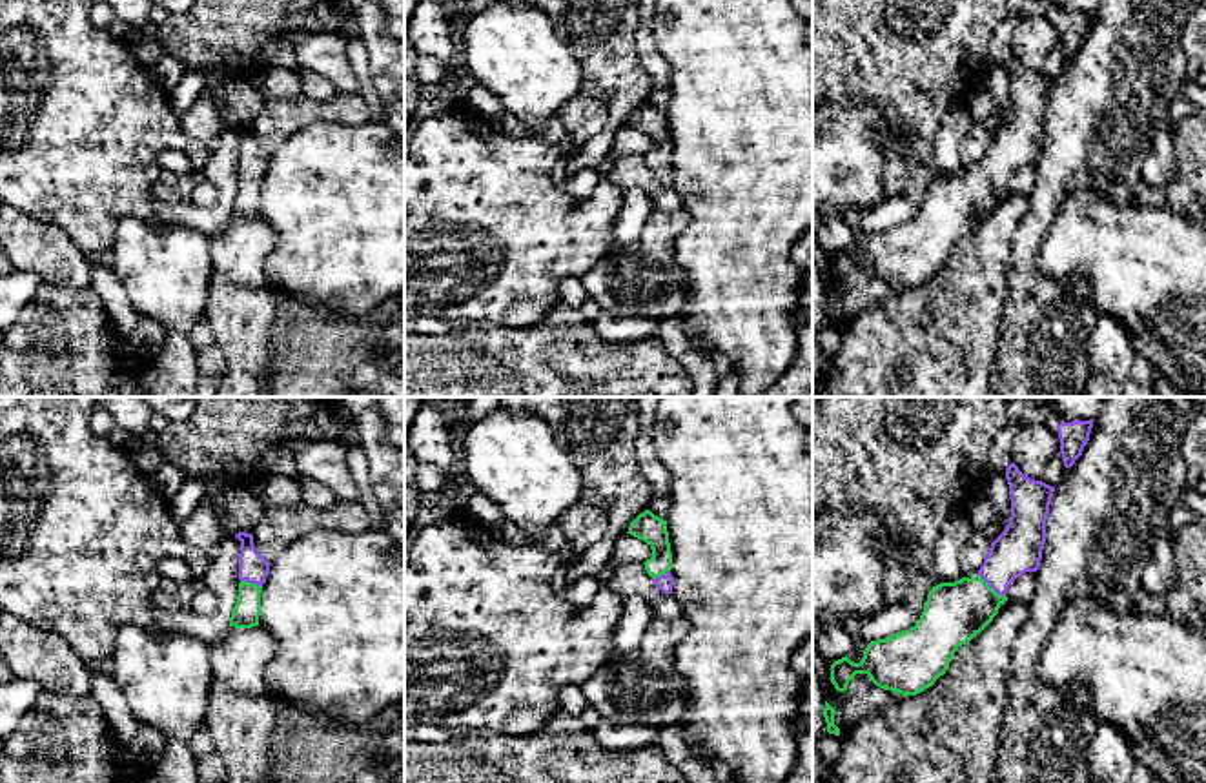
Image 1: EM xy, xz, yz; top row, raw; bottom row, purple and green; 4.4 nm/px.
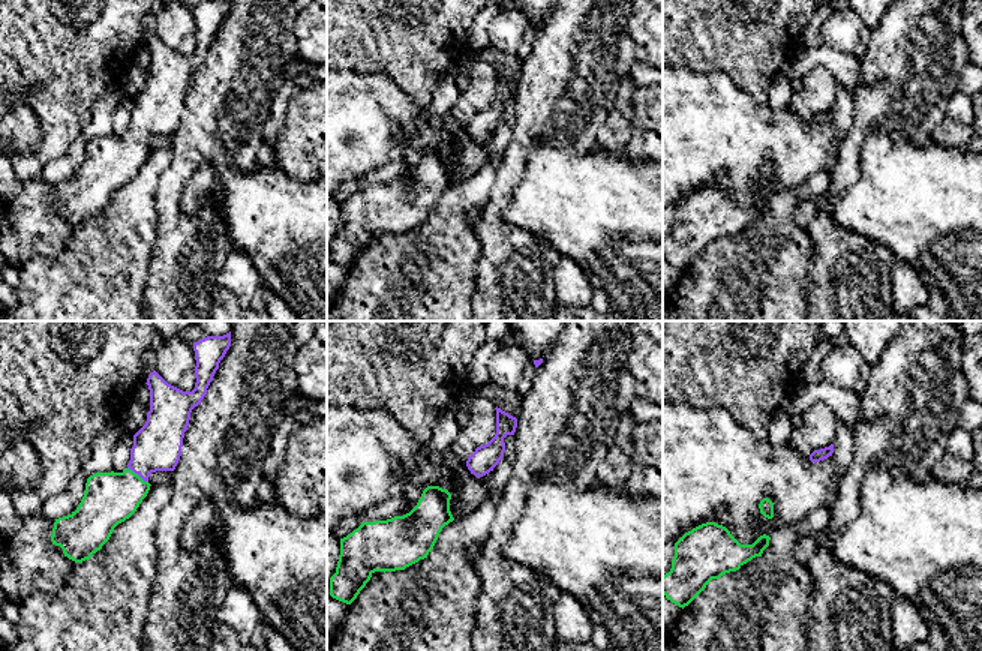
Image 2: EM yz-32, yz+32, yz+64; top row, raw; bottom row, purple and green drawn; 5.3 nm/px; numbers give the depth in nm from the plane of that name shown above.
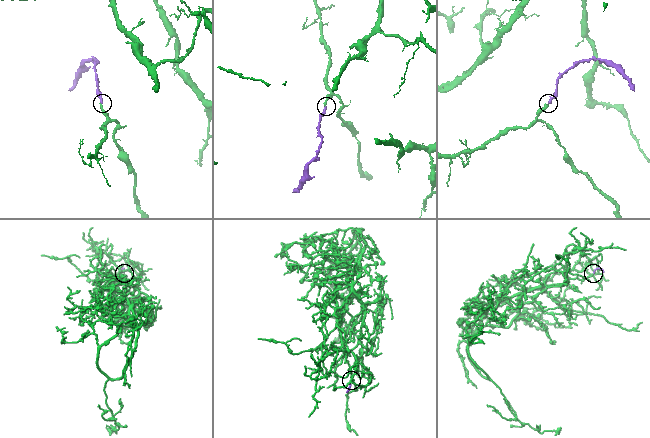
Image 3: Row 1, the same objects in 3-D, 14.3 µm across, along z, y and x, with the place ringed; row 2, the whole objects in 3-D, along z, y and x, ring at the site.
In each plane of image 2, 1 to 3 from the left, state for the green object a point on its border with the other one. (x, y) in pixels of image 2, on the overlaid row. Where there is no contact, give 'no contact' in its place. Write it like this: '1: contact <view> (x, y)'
1: contact yz-32 (138, 474)
2: no contact
3: no contact

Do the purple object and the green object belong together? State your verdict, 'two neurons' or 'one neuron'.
one neuron

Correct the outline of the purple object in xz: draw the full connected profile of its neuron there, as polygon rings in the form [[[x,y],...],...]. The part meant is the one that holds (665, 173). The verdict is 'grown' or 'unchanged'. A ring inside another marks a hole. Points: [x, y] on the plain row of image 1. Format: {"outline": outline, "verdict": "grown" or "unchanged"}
{"outline": [[[645,102],[630,115],[627,126],[645,133],[652,140],[652,149],[643,155],[645,162],[654,171],[658,182],[672,186],[672,144],[667,113],[659,111],[650,102]]], "verdict": "grown"}

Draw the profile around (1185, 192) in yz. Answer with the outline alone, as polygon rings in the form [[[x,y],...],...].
[[[1206,109],[1179,122],[1173,153],[1175,175],[1164,186],[1166,206],[1190,219],[1206,215]]]

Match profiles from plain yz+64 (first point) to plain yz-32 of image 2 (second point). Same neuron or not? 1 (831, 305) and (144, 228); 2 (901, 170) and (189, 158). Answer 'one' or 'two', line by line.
1: two
2: two

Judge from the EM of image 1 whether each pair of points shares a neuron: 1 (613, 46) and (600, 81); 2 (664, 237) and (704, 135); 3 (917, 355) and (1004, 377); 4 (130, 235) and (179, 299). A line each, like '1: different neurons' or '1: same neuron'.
1: same neuron
2: different neurons
3: different neurons
4: same neuron

